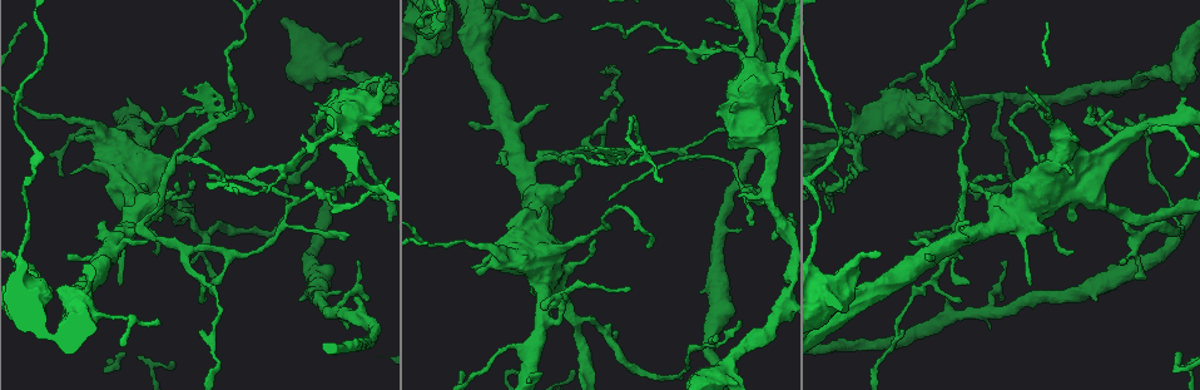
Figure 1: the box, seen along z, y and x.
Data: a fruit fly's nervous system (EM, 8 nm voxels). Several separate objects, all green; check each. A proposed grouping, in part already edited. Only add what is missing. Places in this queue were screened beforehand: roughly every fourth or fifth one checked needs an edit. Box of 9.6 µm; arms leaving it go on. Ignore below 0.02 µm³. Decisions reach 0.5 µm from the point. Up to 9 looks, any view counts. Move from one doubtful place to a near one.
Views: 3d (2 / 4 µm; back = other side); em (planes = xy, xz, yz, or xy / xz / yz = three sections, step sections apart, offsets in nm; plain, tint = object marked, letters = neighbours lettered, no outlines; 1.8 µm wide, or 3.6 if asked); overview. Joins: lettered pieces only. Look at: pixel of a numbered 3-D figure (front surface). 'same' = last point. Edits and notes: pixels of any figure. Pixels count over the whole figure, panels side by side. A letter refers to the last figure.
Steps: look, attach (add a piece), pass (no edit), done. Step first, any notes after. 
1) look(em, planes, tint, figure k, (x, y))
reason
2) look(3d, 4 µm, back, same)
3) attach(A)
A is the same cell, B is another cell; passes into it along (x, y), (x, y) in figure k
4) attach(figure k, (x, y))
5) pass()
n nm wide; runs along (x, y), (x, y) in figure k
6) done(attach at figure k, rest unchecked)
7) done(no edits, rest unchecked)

look(3d, 2 µm, figure 1, (69, 173))
an open end

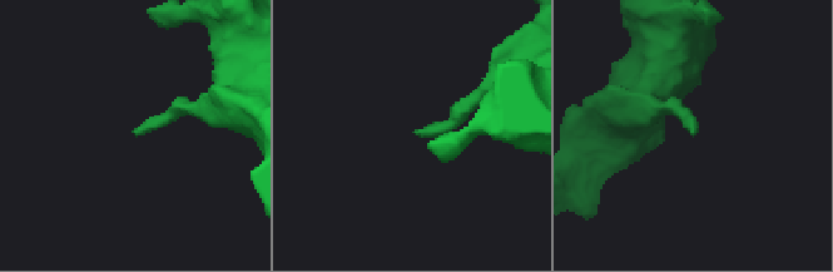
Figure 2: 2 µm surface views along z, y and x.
look(em, planes, letters, figure 2, (138, 134))

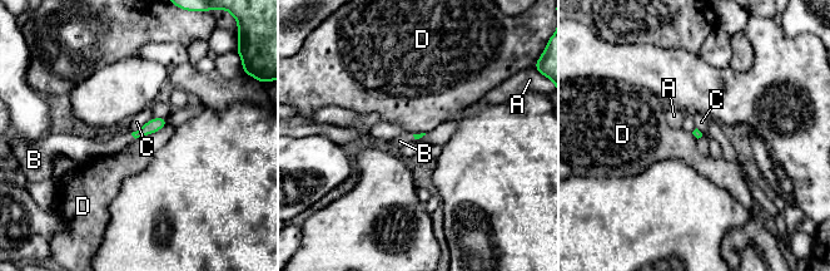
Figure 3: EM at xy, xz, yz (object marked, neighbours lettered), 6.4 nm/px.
attach(B)
C touches over 170 nm; B is the same cell, A, C and D are other cells; passes into it along (154, 124), (133, 136), (115, 144) in figure 3; the neuron continues

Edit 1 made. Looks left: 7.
look(overview)
see it whole again

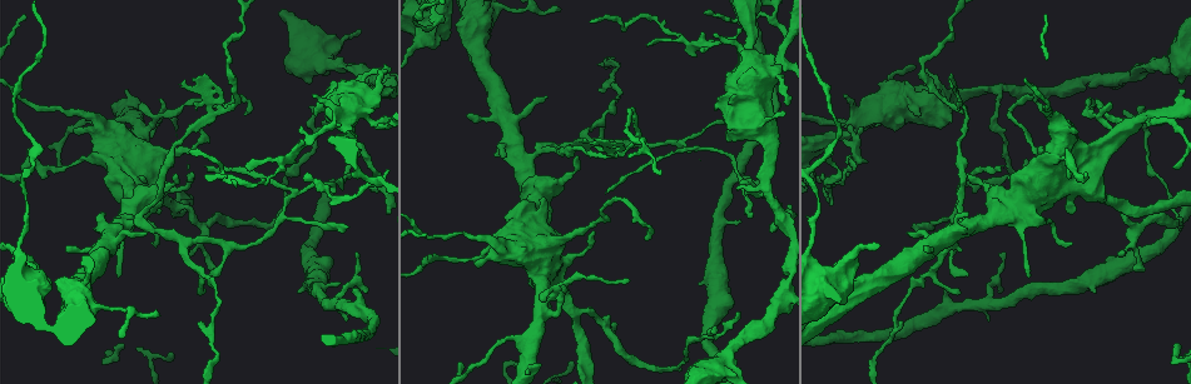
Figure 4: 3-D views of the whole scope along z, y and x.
look(3d, 4 µm, figure 4, (1083, 155))
sudden change in width

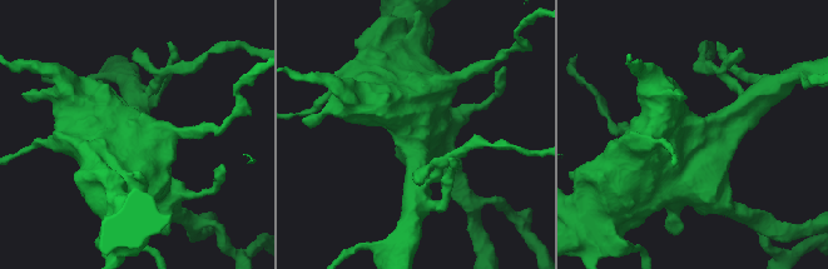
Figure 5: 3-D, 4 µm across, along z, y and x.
look(em, 3.6 µm, planes, letters, figure 5, (694, 138))

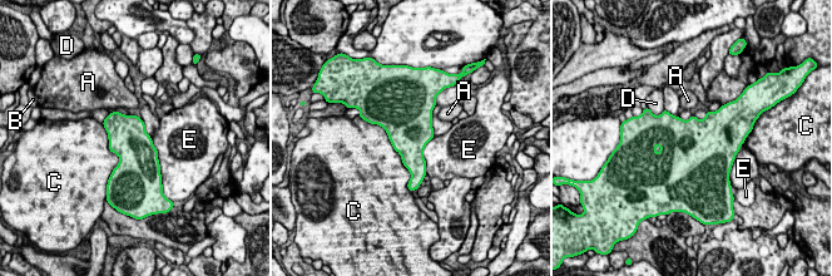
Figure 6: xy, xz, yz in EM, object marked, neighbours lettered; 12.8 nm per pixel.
pass()
A, B, C, D and E are other cells; border along (434, 136), (424, 148), (425, 173) in figure 6; none of them fits

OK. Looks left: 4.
look(em, planes, letters, figure 4, (311, 106))
branch stops here

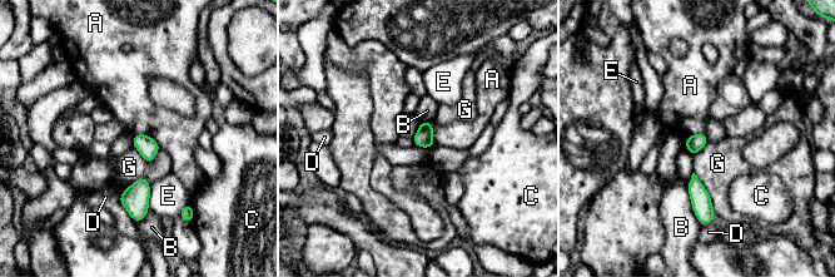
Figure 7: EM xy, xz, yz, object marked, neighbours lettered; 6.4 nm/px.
pass()
A, B, C, D, E and G are other cells; border along (134, 133), (148, 134), (162, 148) in figure 7; none of them fits

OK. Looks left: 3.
look(3d, 4 µm, back, figure 4, (675, 368))
abrupt turn

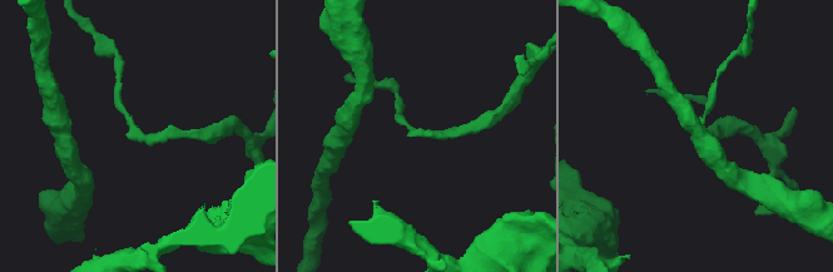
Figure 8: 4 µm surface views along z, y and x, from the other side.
look(em, xz, step 16, plain, figure 8, (415, 133))
now the EM

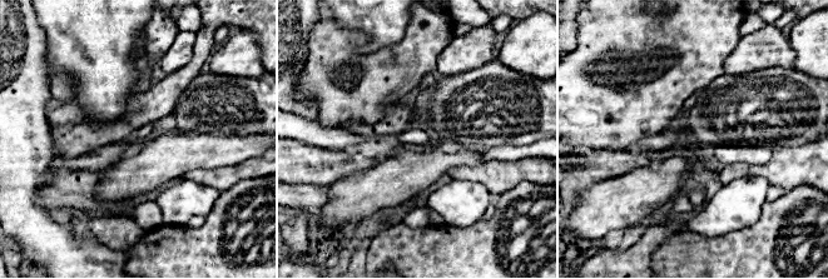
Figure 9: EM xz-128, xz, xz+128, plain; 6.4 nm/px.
look(em, xz, step 16, letters, same)

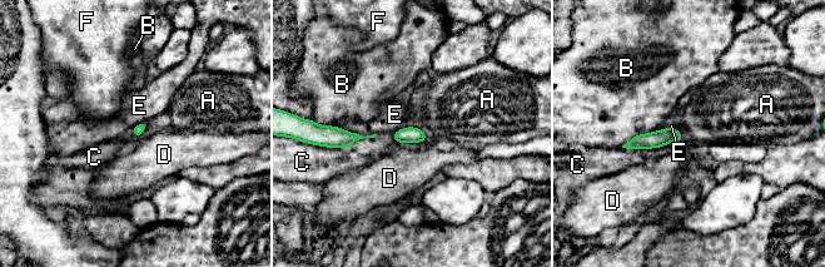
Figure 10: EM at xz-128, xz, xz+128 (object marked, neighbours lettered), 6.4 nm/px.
pass()
A, B, C, D, E and F are other cells; no lettered piece goes on from it

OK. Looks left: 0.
done(attach at figure 3, rest unchecked)

